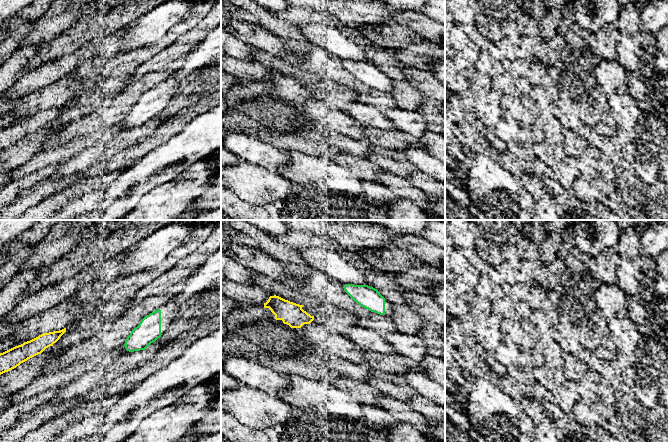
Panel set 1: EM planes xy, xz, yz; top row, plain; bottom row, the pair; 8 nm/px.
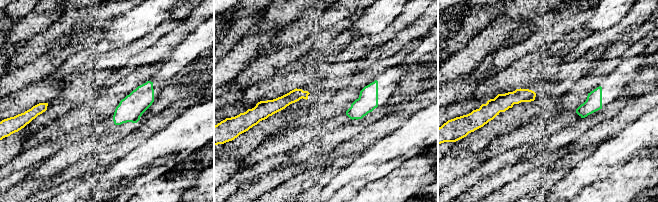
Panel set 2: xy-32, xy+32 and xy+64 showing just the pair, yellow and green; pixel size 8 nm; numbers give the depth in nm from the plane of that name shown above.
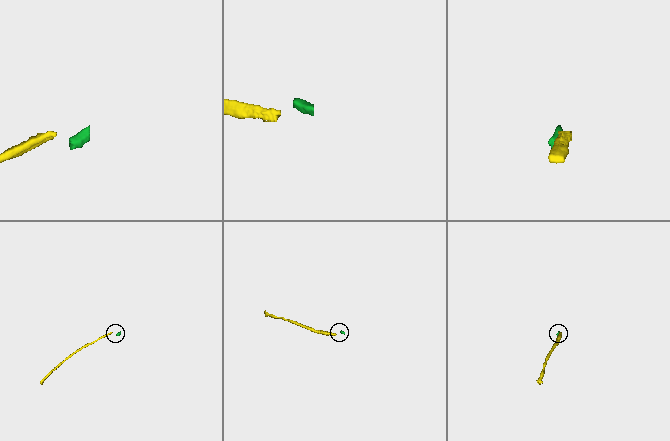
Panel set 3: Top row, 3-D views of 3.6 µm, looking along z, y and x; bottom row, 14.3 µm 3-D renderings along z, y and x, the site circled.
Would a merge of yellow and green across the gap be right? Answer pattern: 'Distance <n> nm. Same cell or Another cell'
Distance 320 nm. Another cell

